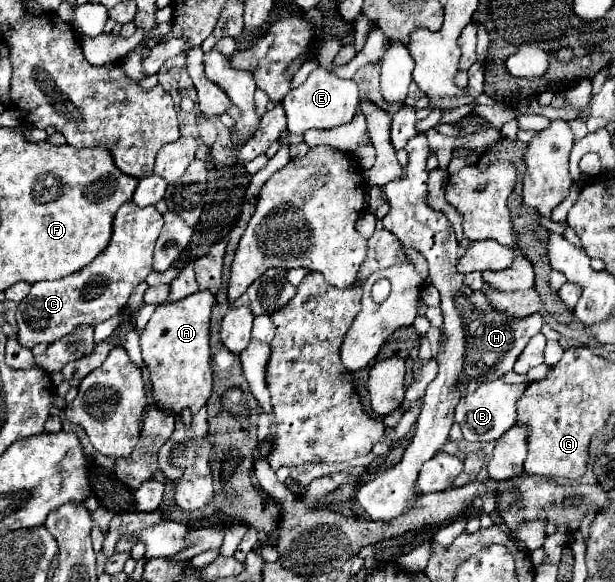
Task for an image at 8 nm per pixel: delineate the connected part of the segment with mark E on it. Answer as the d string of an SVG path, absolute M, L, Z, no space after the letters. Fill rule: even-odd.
M321 66L315 68L309 74L309 78L301 86L291 90L283 100L283 108L287 114L287 130L293 134L303 134L309 128L331 130L335 126L347 124L355 116L357 106L359 106L357 84L353 80L343 80Z

